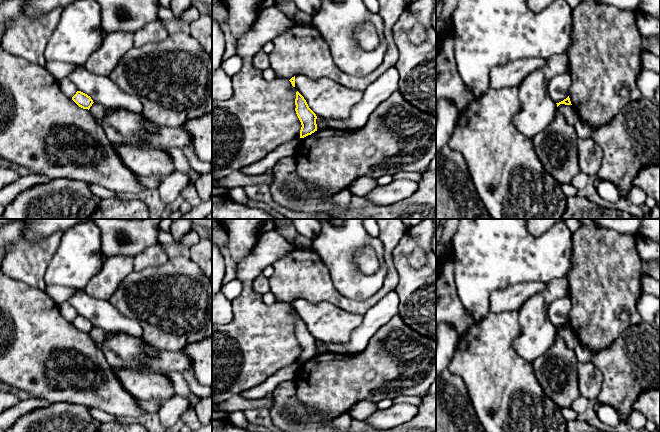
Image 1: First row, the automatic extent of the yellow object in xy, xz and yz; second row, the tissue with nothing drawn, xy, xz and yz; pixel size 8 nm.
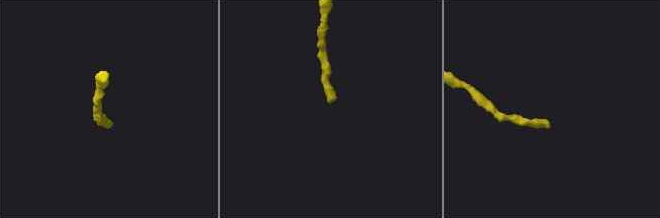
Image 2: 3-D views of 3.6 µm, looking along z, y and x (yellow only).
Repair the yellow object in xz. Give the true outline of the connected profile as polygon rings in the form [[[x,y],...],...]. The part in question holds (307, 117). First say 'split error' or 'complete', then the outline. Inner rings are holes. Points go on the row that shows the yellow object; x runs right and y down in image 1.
complete; [[[297,91],[295,99],[295,111],[301,122],[300,138],[304,138],[317,131],[316,114],[309,108],[304,97]]]

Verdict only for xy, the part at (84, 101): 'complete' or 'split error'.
complete

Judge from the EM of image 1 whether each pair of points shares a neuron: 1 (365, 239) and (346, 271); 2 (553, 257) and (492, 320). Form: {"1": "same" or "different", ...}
{"1": "same", "2": "different"}

